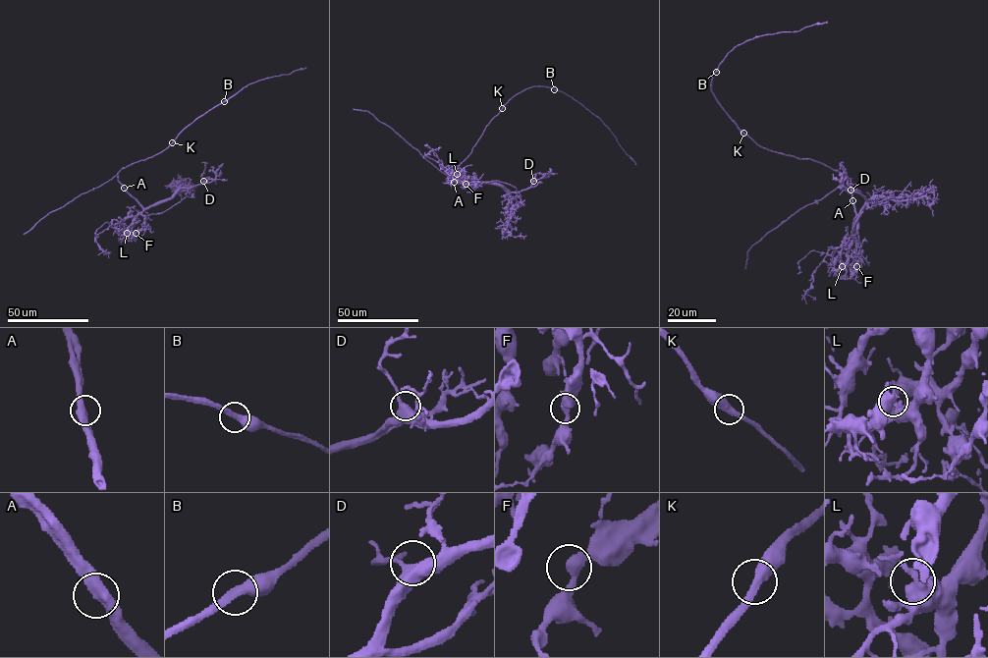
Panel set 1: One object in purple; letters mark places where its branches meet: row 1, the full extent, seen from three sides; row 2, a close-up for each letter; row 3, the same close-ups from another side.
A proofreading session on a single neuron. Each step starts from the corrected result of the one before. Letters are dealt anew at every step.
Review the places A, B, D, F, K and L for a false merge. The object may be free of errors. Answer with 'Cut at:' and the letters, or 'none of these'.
Cut at: none of these

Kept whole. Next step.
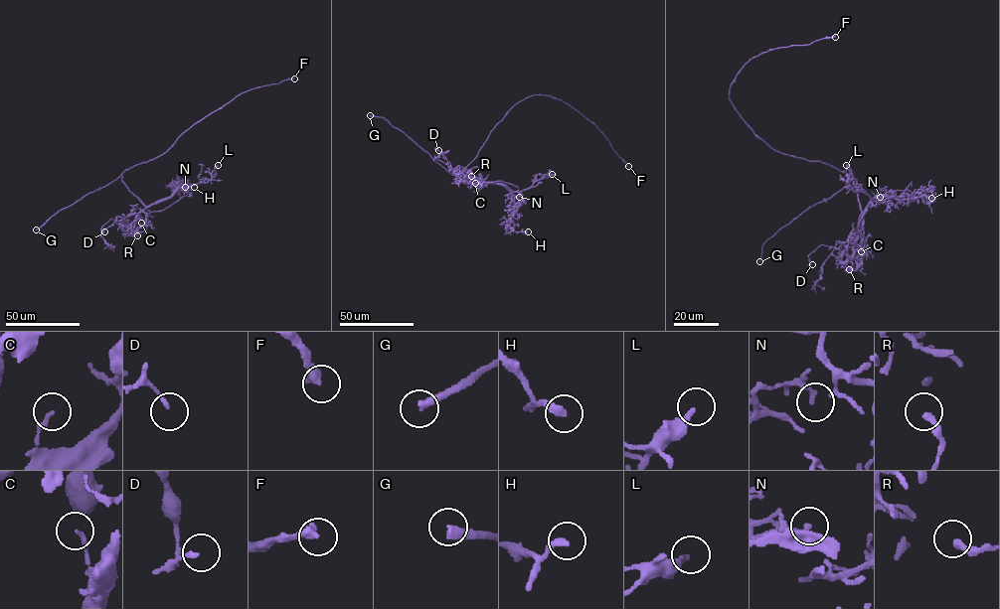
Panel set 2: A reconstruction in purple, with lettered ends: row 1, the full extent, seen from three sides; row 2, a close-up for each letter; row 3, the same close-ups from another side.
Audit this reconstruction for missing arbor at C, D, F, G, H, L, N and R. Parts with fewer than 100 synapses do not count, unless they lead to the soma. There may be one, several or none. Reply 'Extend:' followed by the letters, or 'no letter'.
Extend: G

